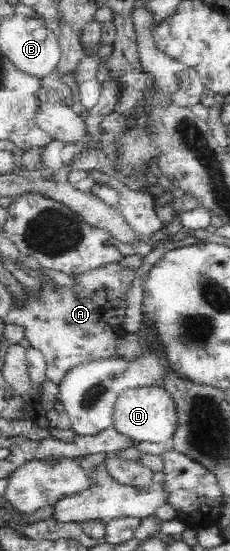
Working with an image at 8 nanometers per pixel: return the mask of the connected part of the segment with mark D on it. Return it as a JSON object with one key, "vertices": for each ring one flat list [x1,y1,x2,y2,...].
{"vertices":[[164,386,135,388,118,396,112,417,113,427,133,442,160,444,173,437,178,426,177,409,172,395]]}

